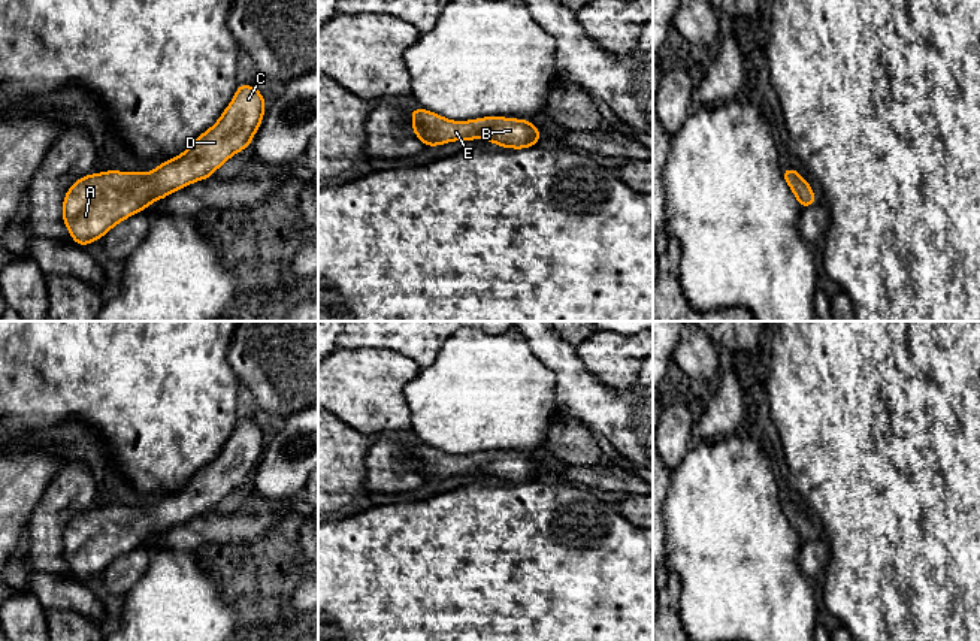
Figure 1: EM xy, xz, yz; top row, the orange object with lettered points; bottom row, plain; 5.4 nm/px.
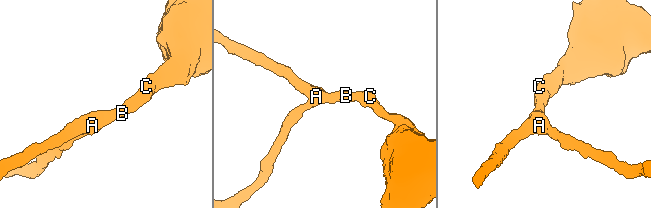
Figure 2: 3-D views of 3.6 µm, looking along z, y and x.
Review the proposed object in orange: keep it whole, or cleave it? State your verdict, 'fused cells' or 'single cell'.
single cell

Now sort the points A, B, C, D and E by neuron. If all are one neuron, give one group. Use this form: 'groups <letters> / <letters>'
groups A B C D E

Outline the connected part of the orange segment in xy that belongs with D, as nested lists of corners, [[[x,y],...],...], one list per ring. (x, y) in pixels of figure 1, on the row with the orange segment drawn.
[[[241,84],[218,121],[182,154],[148,173],[106,170],[73,182],[63,199],[63,224],[81,247],[193,182],[212,178],[230,157],[246,149],[264,117],[264,96]]]

